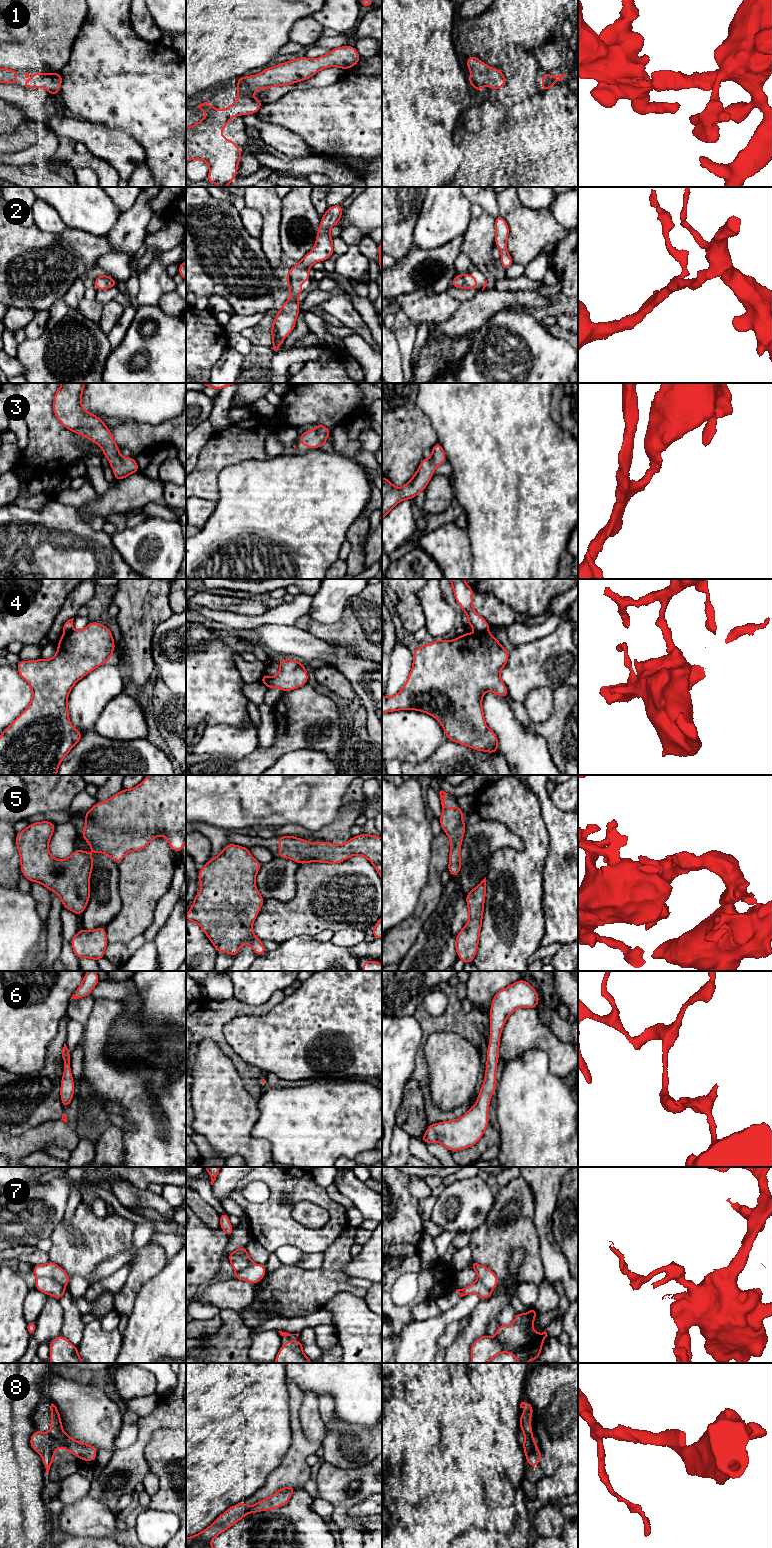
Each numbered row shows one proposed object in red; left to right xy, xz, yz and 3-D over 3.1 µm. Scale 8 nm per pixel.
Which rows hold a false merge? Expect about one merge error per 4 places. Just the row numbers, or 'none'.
4, 7, 8

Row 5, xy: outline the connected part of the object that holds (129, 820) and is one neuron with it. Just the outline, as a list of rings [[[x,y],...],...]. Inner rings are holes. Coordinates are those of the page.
[[[149,775],[135,788],[123,789],[104,802],[98,801],[92,809],[86,812],[84,820],[87,825],[81,831],[81,835],[84,837],[85,841],[91,846],[95,853],[107,854],[117,864],[128,852],[145,849],[156,836],[166,837],[171,849],[174,852],[180,853],[186,841],[186,775]]]

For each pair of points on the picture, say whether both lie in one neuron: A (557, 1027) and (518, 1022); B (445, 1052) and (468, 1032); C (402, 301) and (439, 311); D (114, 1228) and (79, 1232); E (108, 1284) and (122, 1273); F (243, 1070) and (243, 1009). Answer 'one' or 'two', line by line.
A: two
B: two
C: one
D: one
E: one
F: one

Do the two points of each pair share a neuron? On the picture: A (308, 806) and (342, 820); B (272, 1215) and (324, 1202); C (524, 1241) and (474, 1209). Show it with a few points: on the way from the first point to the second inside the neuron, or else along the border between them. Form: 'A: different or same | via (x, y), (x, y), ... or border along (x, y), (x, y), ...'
A: different | border along (343, 805), (338, 815), (332, 821), (316, 831)
B: same | via (278, 1199), (284, 1195), (308, 1195)
C: different | border along (495, 1195), (495, 1200), (488, 1216), (470, 1233)

